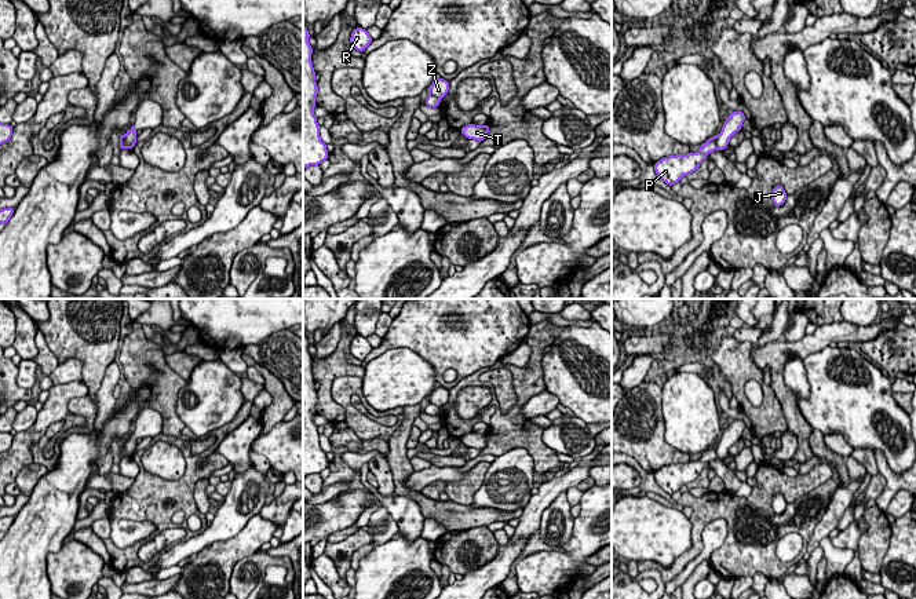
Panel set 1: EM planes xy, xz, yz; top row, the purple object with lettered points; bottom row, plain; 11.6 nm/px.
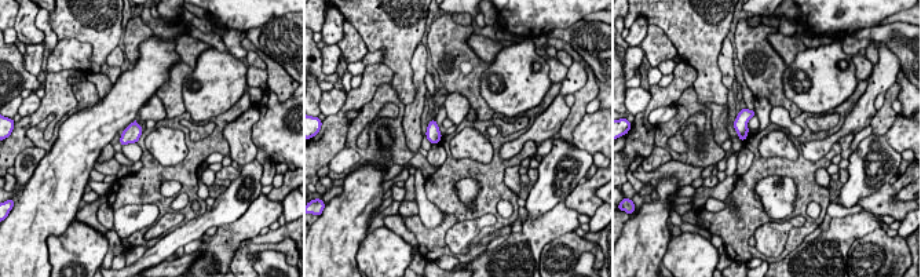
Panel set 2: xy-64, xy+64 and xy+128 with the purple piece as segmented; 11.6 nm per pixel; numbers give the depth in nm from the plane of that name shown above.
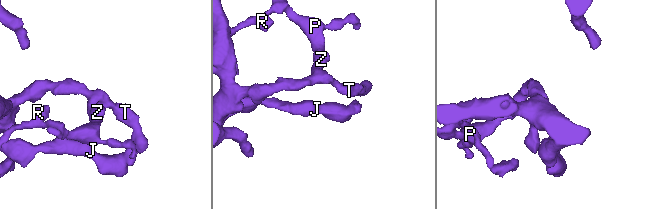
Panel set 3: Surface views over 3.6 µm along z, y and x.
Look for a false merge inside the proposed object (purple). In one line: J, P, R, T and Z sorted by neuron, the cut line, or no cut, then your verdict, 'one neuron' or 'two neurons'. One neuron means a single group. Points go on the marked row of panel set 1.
J T / P R Z | yz (715, 135), (718, 148) | two neurons

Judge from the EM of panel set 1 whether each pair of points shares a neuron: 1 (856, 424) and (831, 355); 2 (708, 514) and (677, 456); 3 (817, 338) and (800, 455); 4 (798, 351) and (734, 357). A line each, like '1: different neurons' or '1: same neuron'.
1: same neuron
2: different neurons
3: same neuron
4: different neurons

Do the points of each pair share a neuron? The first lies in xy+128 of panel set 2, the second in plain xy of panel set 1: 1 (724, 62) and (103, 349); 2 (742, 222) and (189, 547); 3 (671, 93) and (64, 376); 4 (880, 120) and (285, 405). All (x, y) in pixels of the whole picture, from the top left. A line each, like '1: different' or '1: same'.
1: different
2: different
3: different
4: same

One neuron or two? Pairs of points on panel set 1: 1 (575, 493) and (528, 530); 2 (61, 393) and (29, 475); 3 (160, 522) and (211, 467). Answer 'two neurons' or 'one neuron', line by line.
1: two neurons
2: two neurons
3: one neuron

